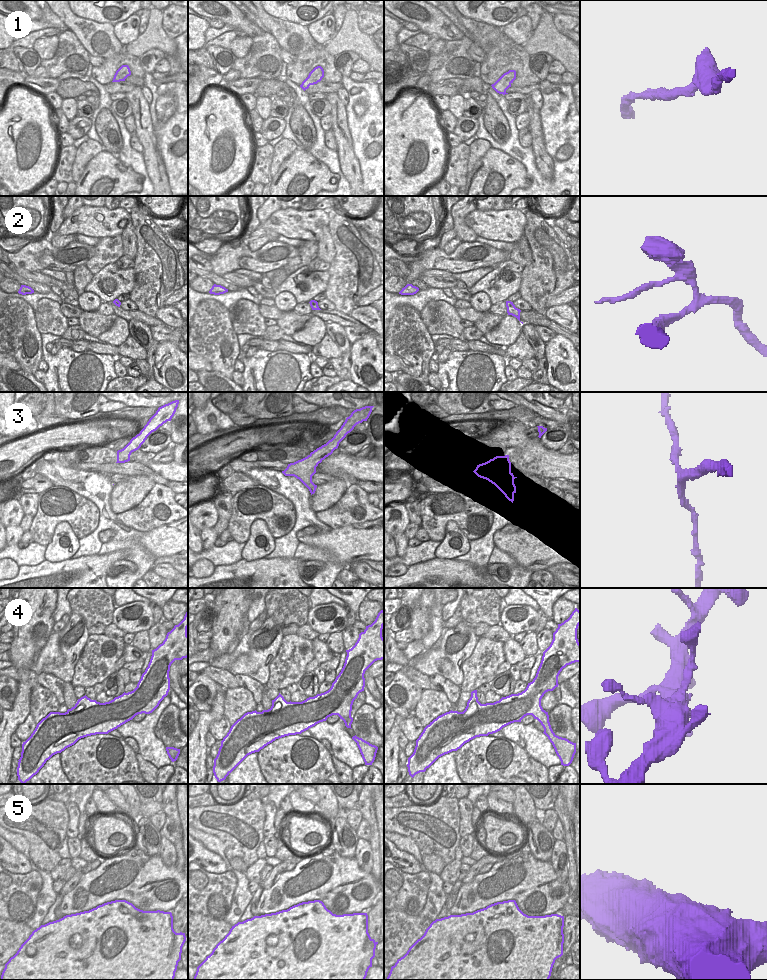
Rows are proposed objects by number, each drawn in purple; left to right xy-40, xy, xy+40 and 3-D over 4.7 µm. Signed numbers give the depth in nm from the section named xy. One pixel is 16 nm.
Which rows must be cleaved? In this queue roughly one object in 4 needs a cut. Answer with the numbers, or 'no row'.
5

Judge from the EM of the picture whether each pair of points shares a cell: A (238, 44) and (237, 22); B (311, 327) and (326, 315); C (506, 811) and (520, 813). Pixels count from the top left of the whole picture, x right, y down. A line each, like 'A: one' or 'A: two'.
A: two
B: two
C: two

